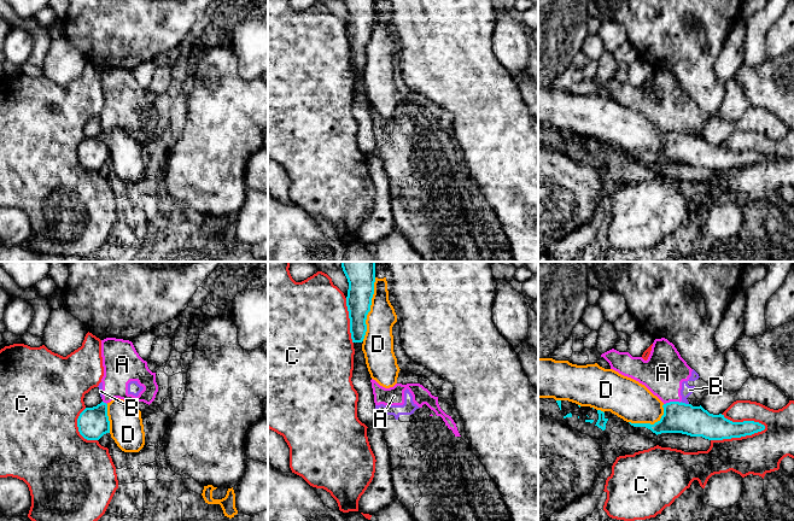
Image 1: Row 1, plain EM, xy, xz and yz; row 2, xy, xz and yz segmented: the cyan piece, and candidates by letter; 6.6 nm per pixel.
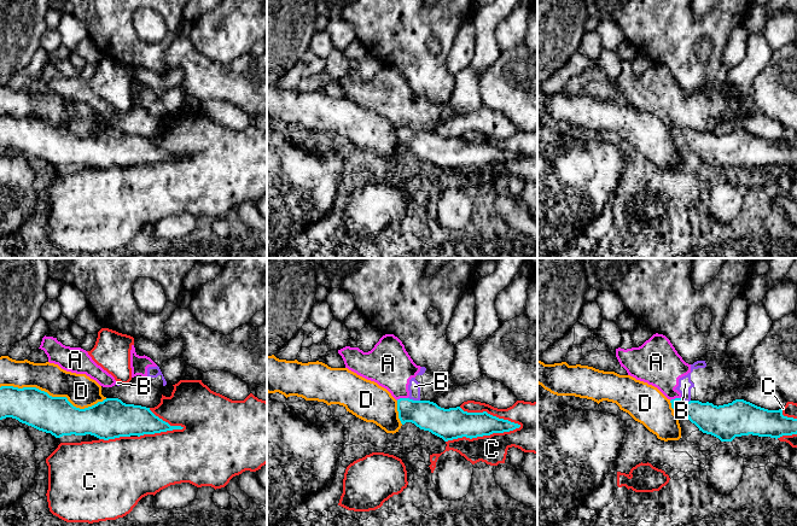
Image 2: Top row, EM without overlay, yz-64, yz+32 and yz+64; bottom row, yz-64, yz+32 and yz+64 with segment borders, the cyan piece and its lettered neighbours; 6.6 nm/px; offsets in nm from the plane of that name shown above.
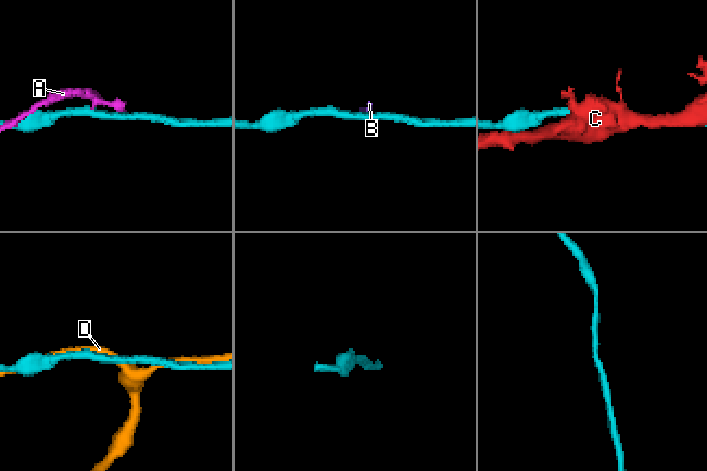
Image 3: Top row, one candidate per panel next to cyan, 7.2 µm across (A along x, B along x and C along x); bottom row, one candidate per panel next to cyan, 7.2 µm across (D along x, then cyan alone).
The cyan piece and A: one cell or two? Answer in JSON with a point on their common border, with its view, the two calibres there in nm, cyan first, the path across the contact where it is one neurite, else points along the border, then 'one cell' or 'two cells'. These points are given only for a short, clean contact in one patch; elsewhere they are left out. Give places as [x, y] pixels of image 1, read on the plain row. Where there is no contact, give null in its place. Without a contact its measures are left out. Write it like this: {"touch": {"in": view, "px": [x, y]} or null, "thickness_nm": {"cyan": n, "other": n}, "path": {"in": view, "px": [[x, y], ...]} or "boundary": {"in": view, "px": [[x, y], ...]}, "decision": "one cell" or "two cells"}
{"touch": {"in": "yz", "px": [672, 132]}, "thickness_nm": {"cyan": 200, "other": 280}, "boundary": {"in": "yz", "px": [[681, 130], [666, 132], [664, 134]]}, "decision": "two cells"}

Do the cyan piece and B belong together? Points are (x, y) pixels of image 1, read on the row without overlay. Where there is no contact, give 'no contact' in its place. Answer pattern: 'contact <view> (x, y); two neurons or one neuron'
contact yz (684, 133); two neurons

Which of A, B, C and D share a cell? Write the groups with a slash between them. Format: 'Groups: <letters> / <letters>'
Groups: A B / C / D

